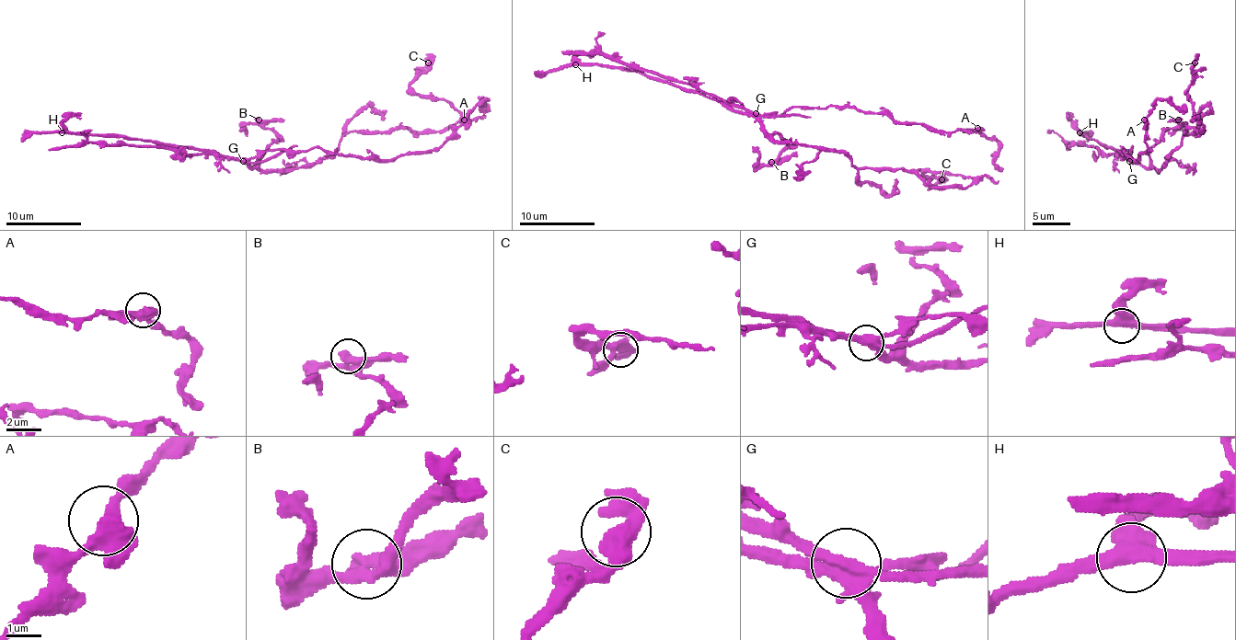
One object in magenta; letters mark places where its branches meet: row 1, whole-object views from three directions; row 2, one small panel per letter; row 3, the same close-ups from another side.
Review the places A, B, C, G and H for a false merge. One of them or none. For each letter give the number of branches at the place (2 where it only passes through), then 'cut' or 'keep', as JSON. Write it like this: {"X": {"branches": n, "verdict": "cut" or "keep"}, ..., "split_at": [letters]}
{"A": {"branches": 4, "verdict": "keep"}, "B": {"branches": 3, "verdict": "keep"}, "C": {"branches": 3, "verdict": "keep"}, "G": {"branches": 4, "verdict": "cut"}, "H": {"branches": 3, "verdict": "keep"}, "split_at": ["G"]}

